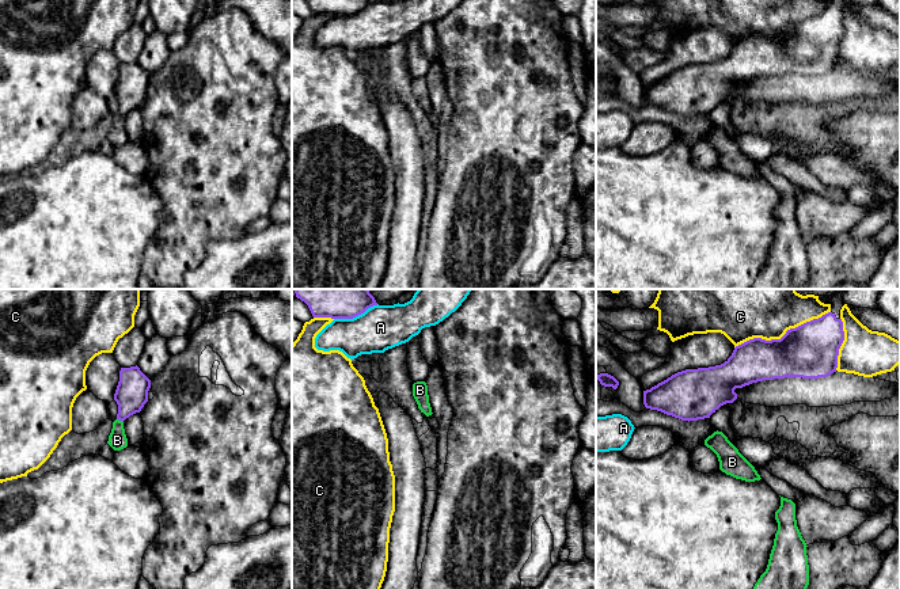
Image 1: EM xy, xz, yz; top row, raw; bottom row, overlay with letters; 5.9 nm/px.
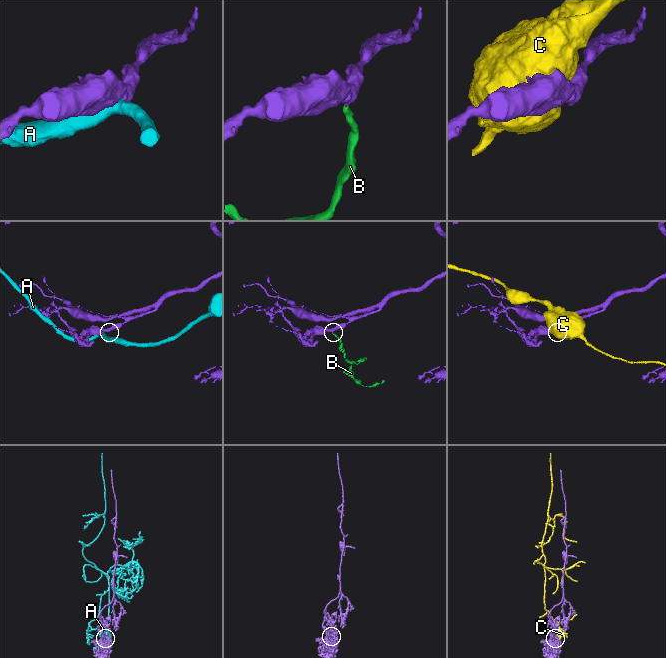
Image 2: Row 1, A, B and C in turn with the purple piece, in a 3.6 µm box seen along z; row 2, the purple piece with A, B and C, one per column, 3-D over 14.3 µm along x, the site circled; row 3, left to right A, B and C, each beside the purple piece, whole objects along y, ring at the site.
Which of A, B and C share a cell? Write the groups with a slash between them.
A / B / C

